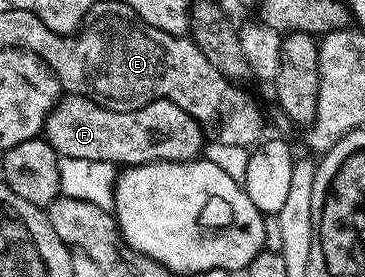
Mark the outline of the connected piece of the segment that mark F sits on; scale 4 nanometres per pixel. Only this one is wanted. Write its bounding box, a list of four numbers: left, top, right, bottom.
[42,94,205,166]

